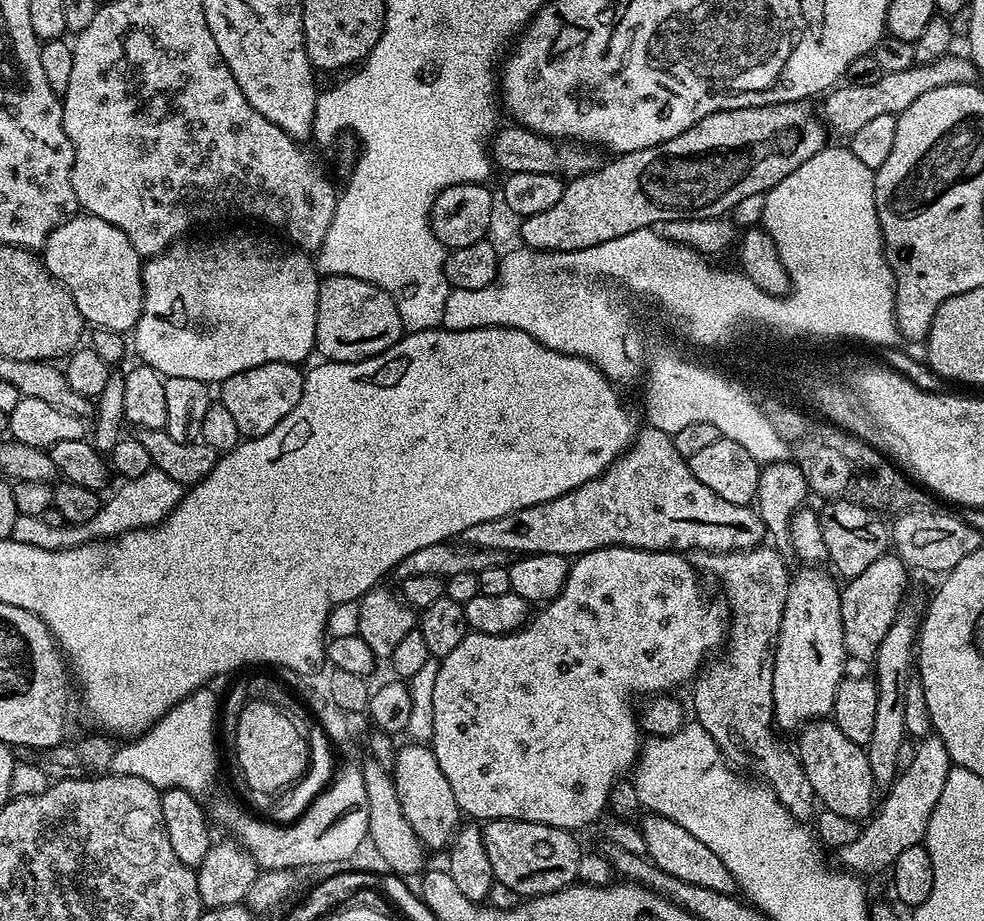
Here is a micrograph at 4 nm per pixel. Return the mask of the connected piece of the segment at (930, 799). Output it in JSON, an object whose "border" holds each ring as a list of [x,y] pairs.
{"border":[[[929,734],[919,741],[914,762],[910,762],[910,770],[900,772],[887,789],[888,797],[884,800],[880,816],[878,812],[861,827],[856,842],[839,849],[838,856],[844,863],[841,865],[853,874],[880,872],[883,868],[885,871],[891,869],[902,850],[910,850],[910,846],[921,843],[928,832],[930,814],[934,814],[934,806],[938,806],[938,798],[942,798],[942,786],[953,766],[940,736]]]}

